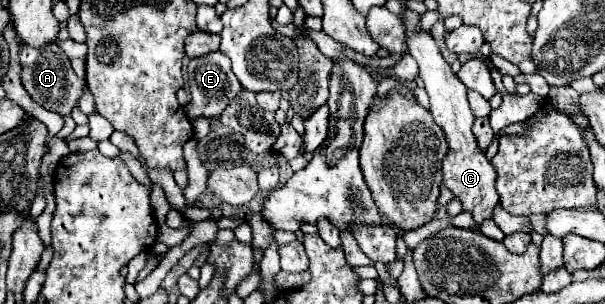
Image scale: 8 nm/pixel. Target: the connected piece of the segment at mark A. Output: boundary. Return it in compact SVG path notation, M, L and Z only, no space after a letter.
M52 42L46 48L30 48L24 44L24 50L20 50L20 62L24 62L24 88L46 110L58 112L60 116L70 116L72 108L76 106L78 98L82 96L84 82L74 74L68 56Z

